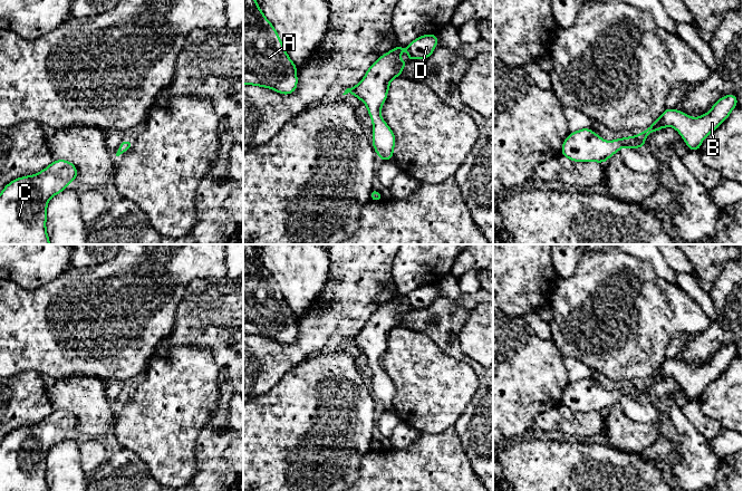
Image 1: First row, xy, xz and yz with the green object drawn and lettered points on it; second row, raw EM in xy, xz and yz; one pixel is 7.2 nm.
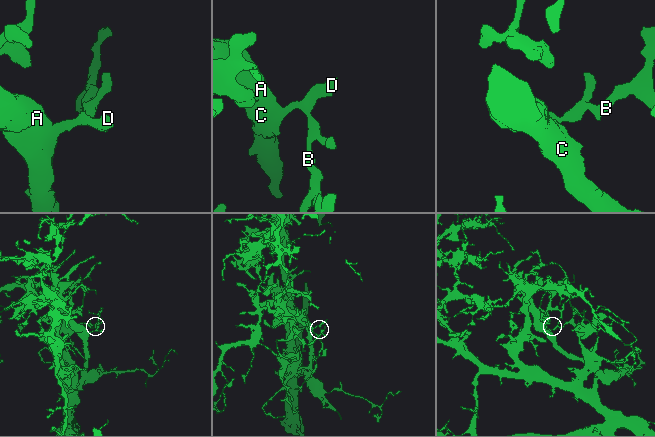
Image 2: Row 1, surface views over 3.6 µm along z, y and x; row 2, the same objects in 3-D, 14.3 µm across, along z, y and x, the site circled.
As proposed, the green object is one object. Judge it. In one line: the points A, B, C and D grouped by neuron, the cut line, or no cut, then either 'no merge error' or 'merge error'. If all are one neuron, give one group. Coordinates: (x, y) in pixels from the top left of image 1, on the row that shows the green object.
A B C D; no cut; no merge error

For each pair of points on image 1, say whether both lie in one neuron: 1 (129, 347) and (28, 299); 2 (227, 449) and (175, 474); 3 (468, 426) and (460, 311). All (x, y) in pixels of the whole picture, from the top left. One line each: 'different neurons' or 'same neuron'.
1: same neuron
2: different neurons
3: same neuron

